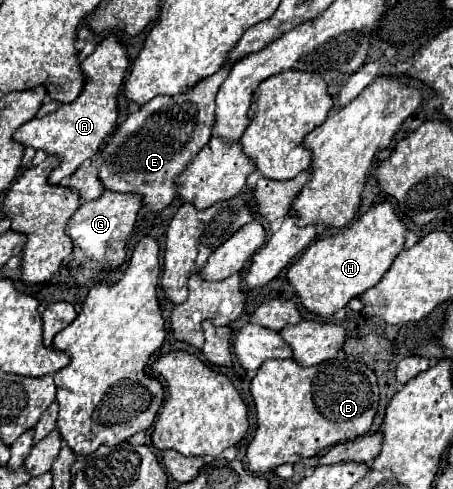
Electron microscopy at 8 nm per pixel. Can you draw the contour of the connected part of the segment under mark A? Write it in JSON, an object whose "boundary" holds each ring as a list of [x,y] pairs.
{"boundary":[[[116,34],[106,36],[96,46],[96,50],[86,60],[82,60],[86,82],[80,96],[70,104],[62,104],[56,112],[50,112],[42,118],[32,118],[30,122],[22,124],[22,128],[18,128],[16,140],[20,140],[24,146],[34,146],[62,158],[60,166],[48,178],[52,184],[60,184],[64,178],[74,174],[74,170],[84,160],[92,158],[100,150],[100,146],[114,134],[120,116],[118,94],[122,90],[128,66],[130,58],[126,44],[120,42]]]}

